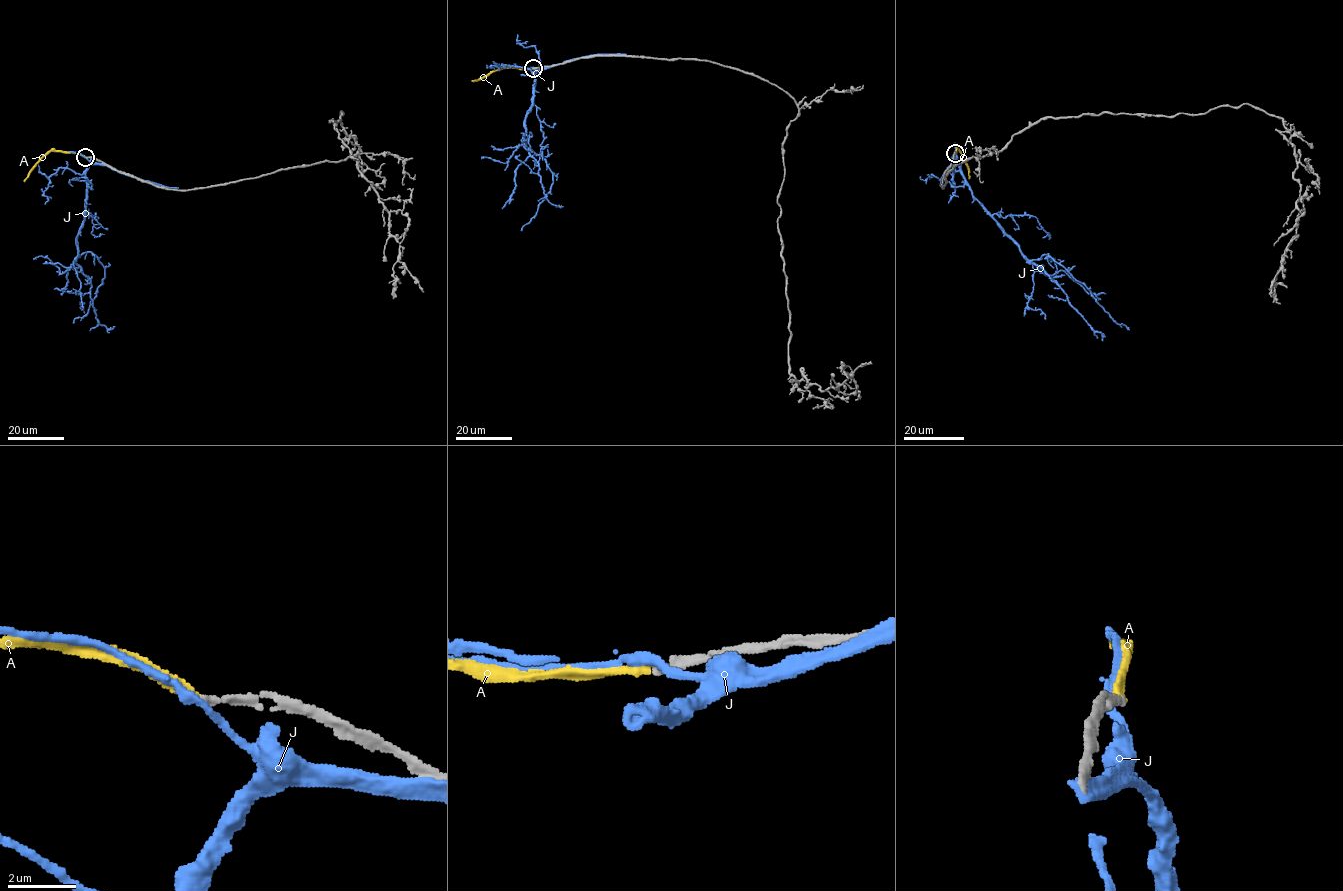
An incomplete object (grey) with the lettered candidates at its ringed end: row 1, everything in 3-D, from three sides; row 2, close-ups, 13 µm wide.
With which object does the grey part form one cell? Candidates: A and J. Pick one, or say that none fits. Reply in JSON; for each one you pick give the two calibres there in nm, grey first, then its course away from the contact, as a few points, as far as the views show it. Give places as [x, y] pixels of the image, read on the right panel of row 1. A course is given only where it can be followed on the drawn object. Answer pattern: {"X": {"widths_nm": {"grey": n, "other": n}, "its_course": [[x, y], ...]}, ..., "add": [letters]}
{"A": {"widths_nm": {"grey": 260, "other": 280}, "its_course": [[955, 152], [957, 146], [965, 160], [969, 178]]}, "add": ["A"]}

